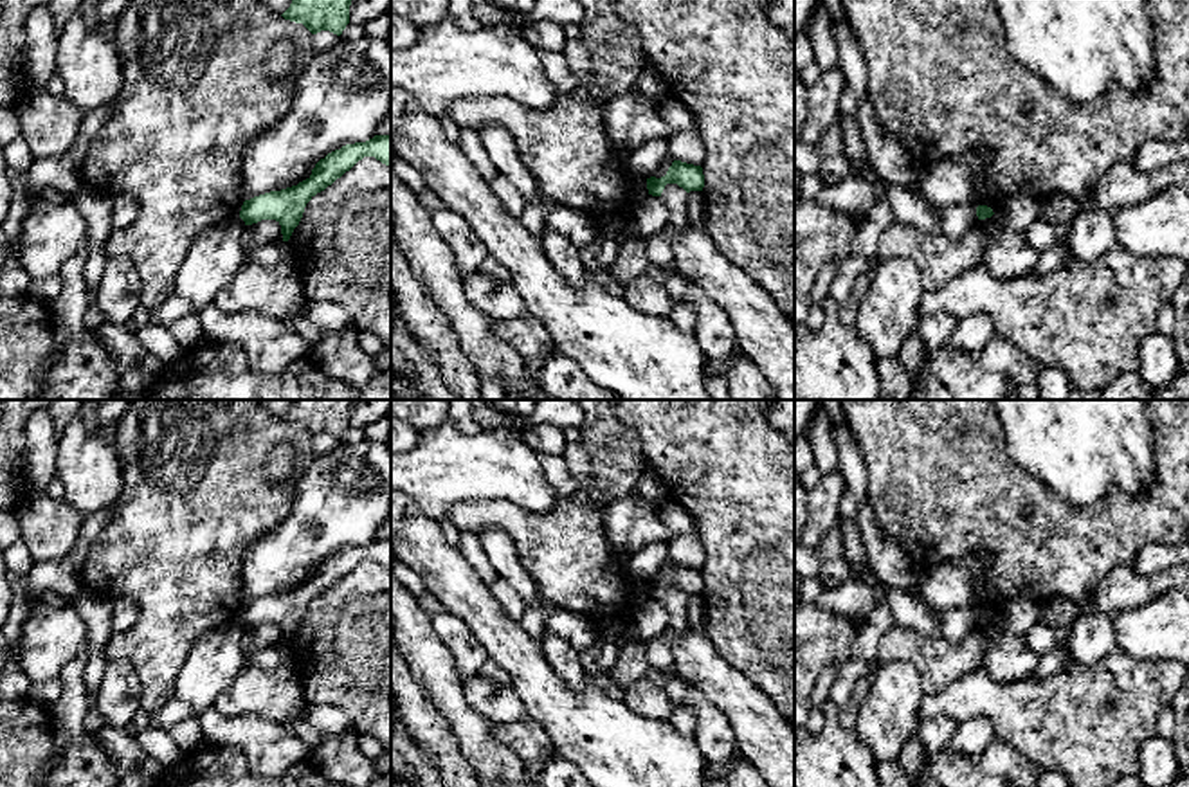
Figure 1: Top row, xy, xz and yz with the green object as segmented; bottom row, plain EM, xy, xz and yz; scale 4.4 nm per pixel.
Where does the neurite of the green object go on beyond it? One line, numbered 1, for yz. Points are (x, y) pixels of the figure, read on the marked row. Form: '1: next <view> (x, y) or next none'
1: next none

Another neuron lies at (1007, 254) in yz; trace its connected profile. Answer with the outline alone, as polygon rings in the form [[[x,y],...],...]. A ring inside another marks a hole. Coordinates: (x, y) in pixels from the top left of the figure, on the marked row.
[[[994,218],[976,222],[984,234],[984,250],[978,265],[984,265],[994,279],[1009,281],[1032,272],[1039,252],[1025,240],[1023,232],[1002,231]]]

